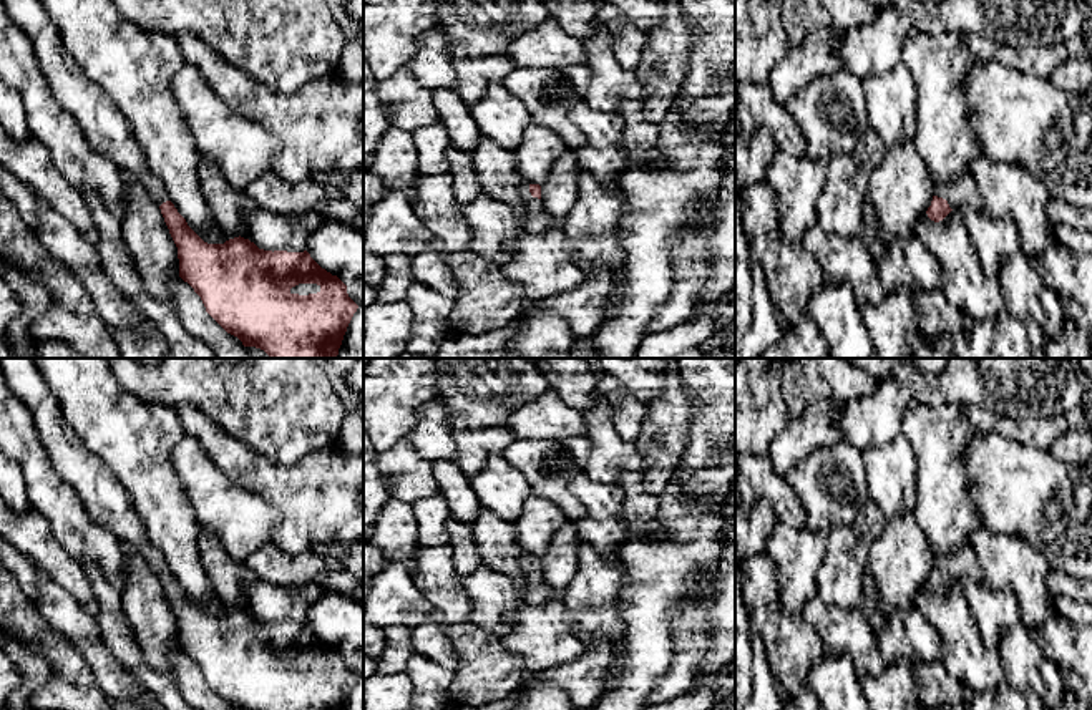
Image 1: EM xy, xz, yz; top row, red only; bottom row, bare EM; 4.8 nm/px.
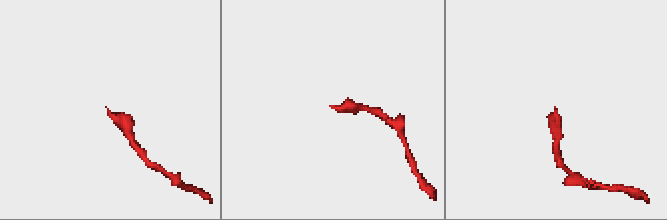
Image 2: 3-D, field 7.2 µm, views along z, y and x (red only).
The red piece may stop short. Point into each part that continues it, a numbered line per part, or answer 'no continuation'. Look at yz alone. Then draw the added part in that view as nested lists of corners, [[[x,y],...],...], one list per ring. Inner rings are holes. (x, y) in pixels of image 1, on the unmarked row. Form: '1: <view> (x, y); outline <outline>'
1: yz (963, 564); outline [[[969,544],[964,546],[956,556],[934,559],[934,567],[946,571],[953,582],[958,582],[963,577],[984,582],[981,567]]]

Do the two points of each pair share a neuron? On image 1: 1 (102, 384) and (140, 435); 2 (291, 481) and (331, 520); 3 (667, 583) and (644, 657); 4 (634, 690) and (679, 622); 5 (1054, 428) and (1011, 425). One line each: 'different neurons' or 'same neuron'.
1: same neuron
2: same neuron
3: same neuron
4: different neurons
5: same neuron

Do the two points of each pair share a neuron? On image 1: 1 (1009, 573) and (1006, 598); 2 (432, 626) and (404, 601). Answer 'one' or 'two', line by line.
1: two
2: two

